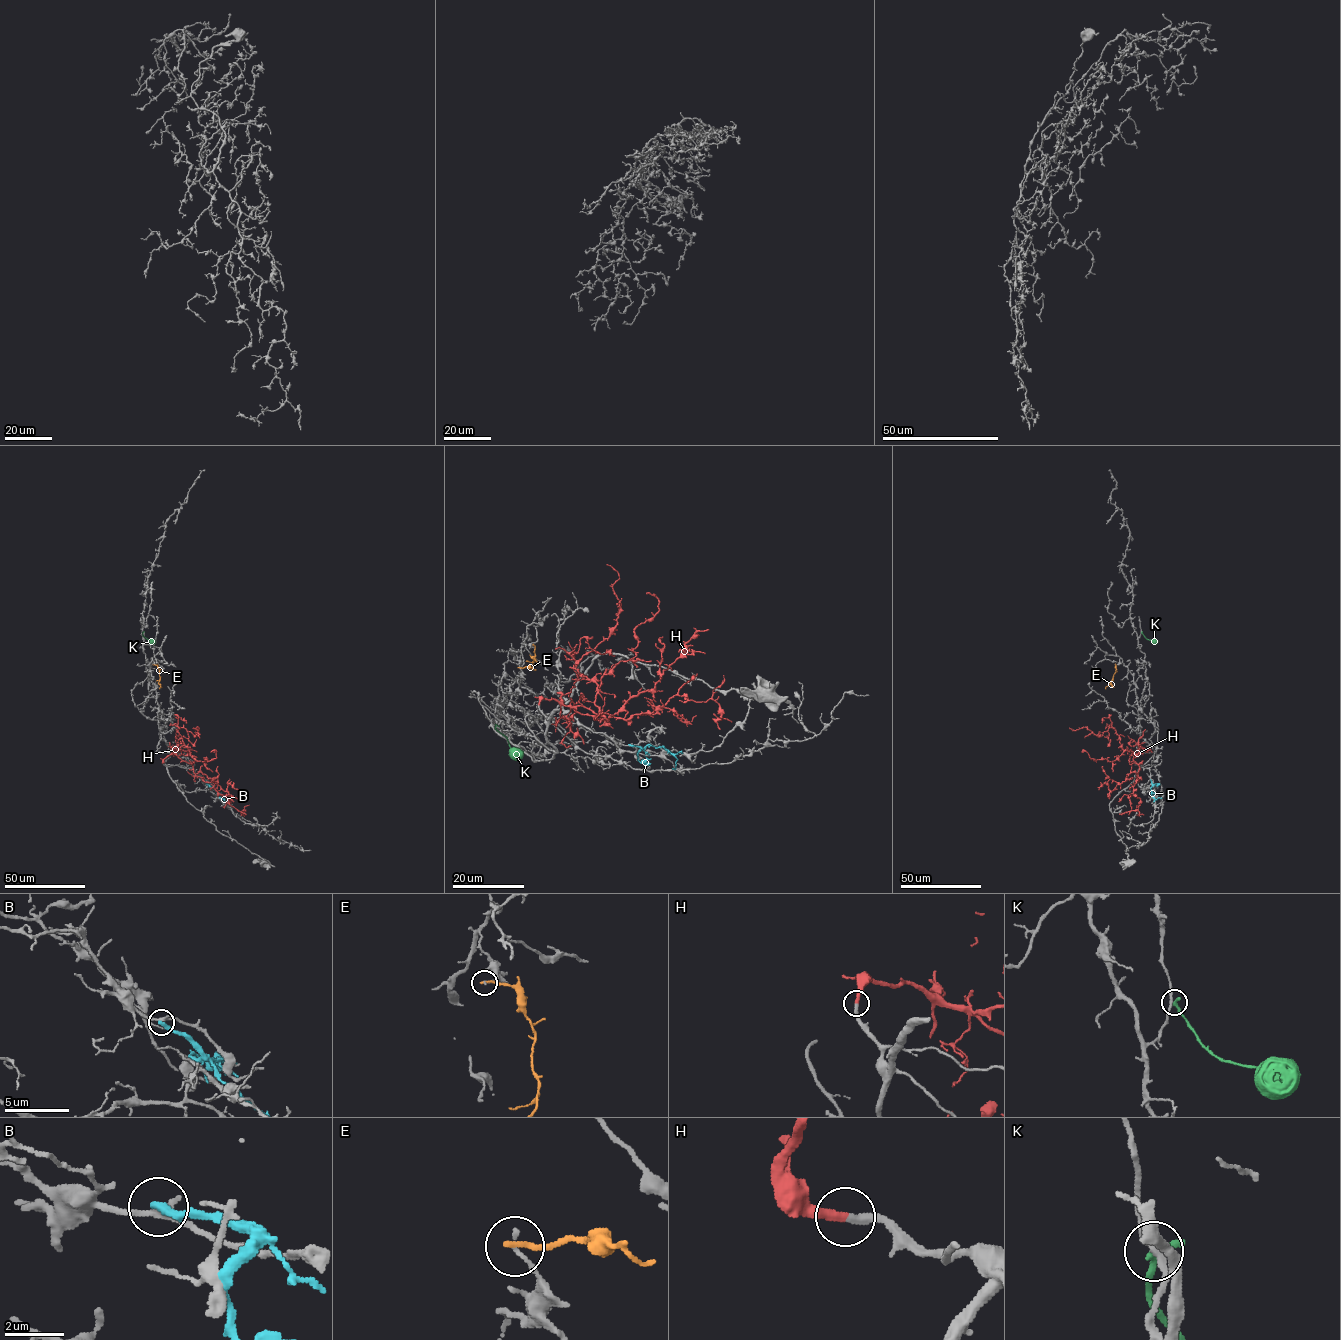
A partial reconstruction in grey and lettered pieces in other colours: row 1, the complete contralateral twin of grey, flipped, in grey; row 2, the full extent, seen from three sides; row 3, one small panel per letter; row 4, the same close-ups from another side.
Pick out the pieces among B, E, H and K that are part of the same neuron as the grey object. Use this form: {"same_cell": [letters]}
{"same_cell": ["H"]}

